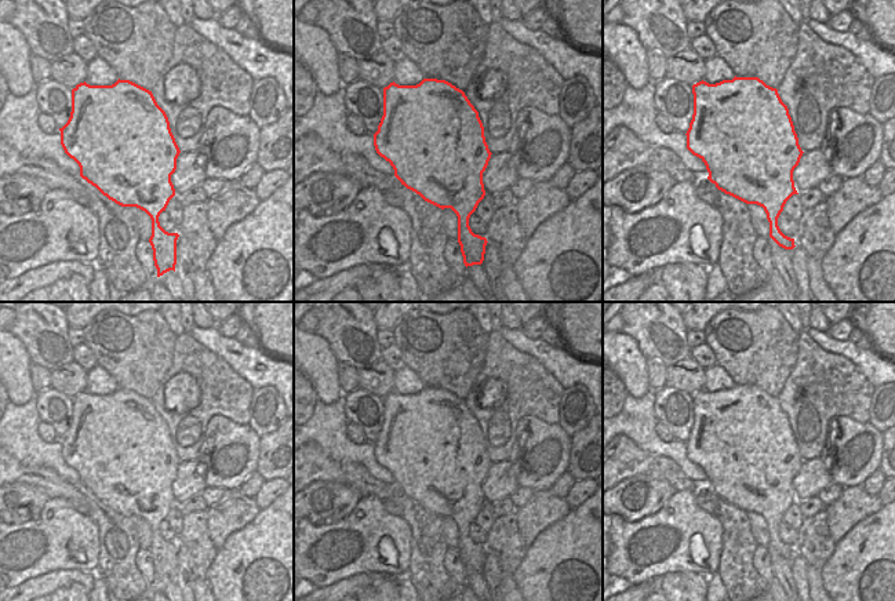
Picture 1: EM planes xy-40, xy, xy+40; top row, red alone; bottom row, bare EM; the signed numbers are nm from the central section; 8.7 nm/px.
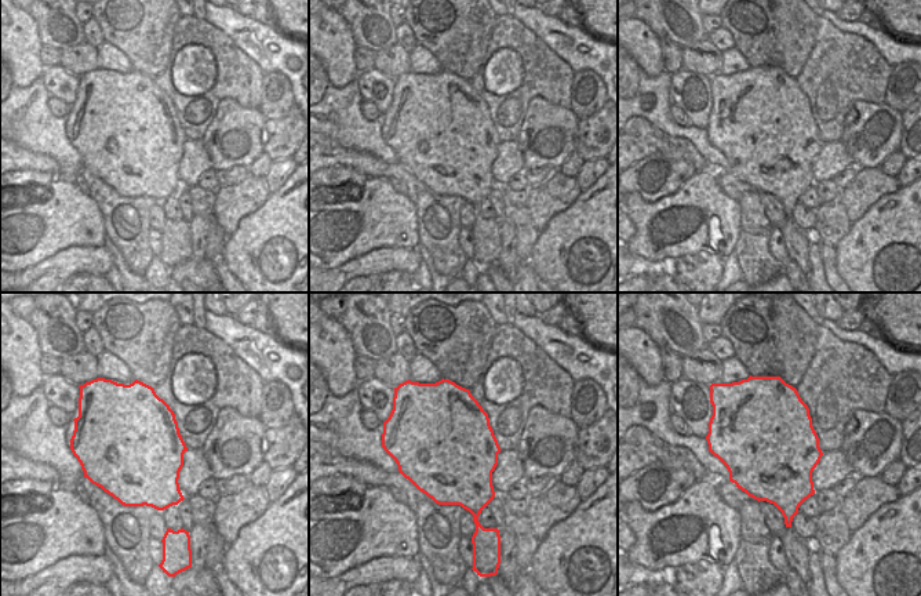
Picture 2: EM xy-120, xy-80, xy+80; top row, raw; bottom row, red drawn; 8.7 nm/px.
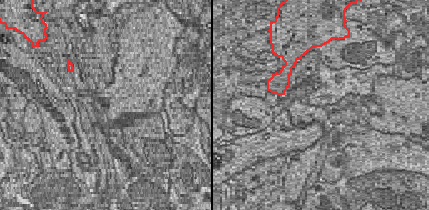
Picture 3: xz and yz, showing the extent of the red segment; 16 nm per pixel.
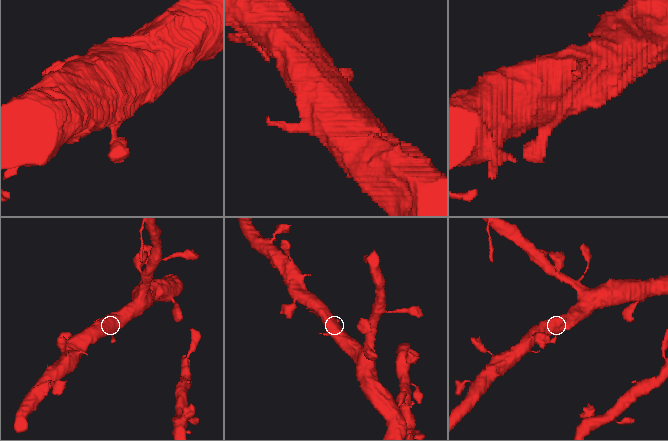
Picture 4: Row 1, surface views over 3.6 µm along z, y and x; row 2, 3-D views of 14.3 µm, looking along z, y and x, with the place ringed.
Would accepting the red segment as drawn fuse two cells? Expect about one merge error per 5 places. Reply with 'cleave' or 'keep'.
keep

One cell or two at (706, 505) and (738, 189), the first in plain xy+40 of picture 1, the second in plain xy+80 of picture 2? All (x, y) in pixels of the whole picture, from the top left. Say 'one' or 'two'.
one

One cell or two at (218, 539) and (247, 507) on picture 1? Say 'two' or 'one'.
one

